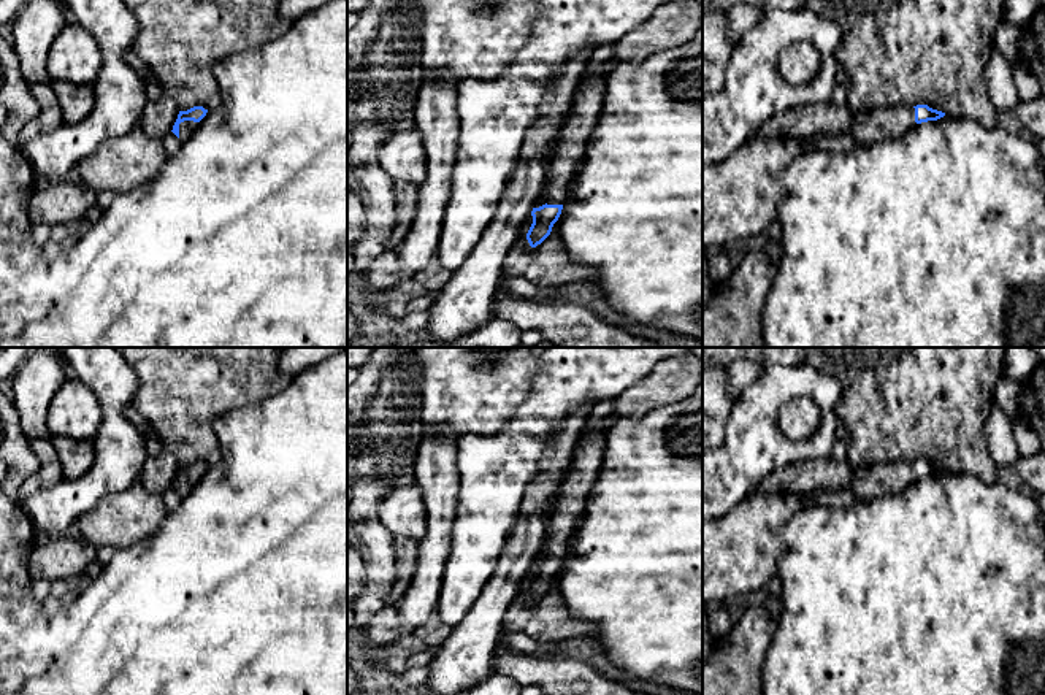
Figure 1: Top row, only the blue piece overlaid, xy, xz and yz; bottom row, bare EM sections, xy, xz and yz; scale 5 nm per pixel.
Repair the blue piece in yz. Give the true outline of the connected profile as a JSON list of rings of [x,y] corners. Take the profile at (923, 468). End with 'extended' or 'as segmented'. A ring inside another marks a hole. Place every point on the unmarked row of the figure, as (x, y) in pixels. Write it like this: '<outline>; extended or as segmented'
[[[928,460],[880,462],[856,468],[852,482],[845,489],[867,501],[901,493],[917,479],[937,476],[944,471],[945,468],[932,465]]]; extended

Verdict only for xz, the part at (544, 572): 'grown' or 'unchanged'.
grown

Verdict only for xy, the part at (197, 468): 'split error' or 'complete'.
split error

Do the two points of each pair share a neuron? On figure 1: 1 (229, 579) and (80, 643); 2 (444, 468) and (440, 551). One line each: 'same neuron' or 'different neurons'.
1: same neuron
2: same neuron

